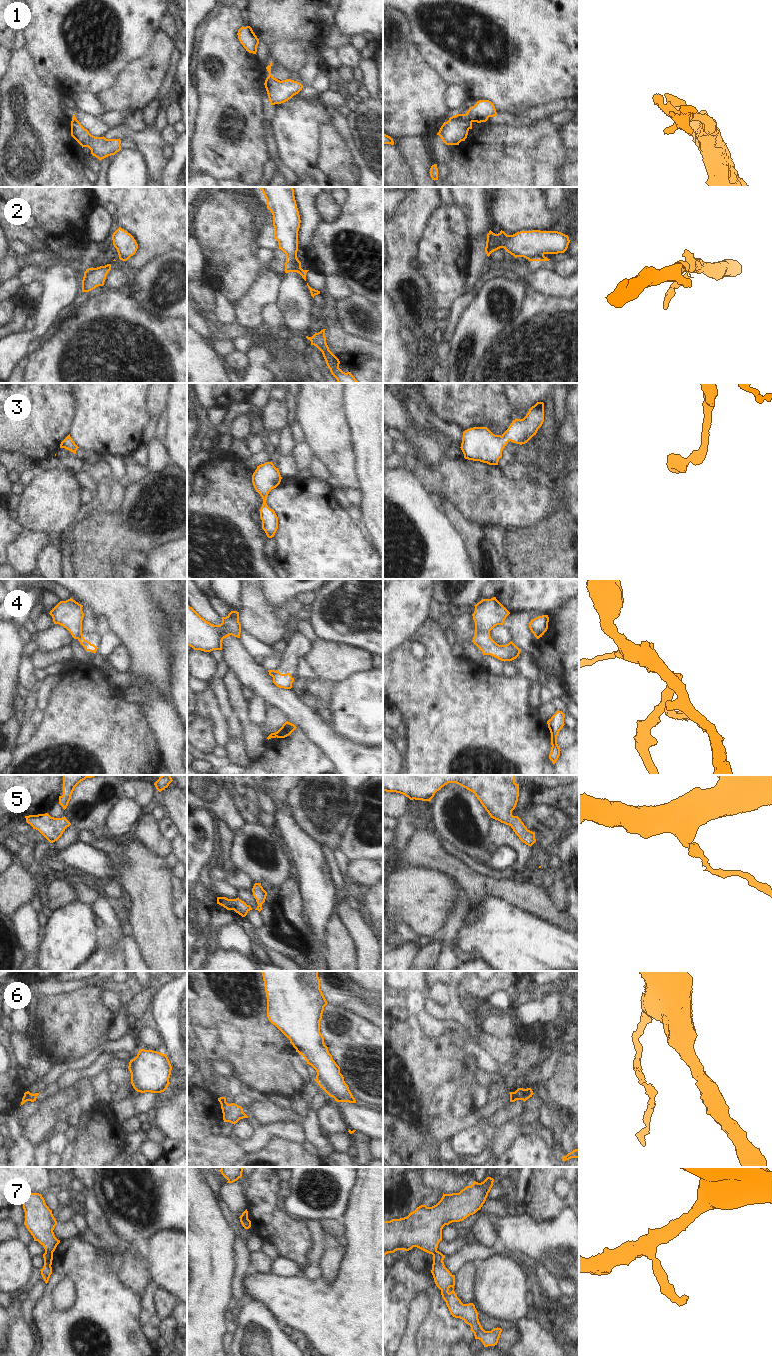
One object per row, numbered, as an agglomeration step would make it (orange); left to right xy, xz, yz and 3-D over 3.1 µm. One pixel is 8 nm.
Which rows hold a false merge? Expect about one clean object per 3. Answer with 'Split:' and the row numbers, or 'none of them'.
Split: 1, 2, 4, 6, 7.

